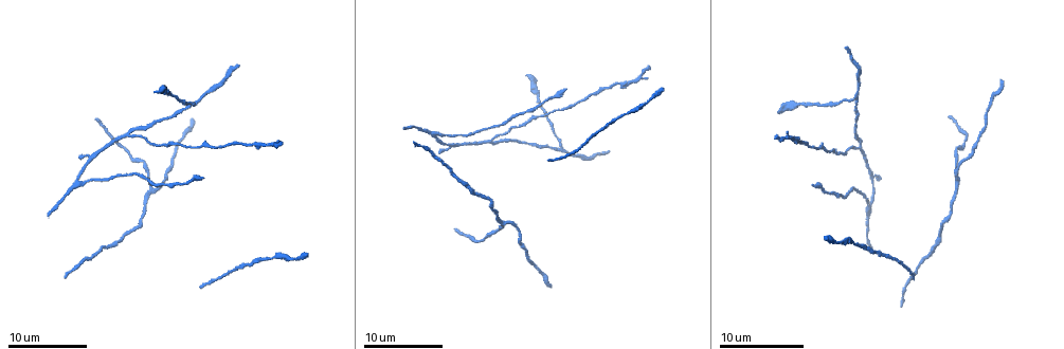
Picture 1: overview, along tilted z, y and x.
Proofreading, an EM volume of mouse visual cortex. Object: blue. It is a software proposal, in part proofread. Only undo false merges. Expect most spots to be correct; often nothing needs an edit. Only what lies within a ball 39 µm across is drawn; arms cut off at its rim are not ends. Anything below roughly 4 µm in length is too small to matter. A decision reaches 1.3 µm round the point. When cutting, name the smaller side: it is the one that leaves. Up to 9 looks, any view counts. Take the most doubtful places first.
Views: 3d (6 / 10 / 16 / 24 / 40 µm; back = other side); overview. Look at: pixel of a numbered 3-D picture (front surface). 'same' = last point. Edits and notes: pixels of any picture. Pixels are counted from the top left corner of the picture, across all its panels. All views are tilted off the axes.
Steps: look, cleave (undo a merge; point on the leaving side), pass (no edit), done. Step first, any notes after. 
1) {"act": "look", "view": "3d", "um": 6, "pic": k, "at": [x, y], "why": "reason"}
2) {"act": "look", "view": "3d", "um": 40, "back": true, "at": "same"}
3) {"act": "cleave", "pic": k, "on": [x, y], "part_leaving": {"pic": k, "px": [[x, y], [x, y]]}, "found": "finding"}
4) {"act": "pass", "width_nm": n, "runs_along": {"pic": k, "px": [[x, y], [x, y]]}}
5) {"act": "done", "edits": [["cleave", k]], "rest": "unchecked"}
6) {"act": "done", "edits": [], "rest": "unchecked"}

{"act": "look", "view": "3d", "um": 6, "pic": 1, "at": [955, 176], "why": "three arms meet"}

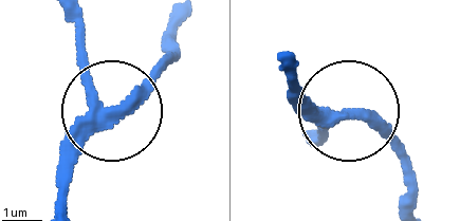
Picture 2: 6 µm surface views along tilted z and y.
{"act": "pass", "runs_along": {"pic": 2, "px": [[57, 204], [72, 139], [102, 105], [78, 23]]}, "found": "one neuron here"}

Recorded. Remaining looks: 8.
{"act": "look", "view": "3d", "um": 10, "pic": 1, "at": [82, 184], "why": "branch point"}

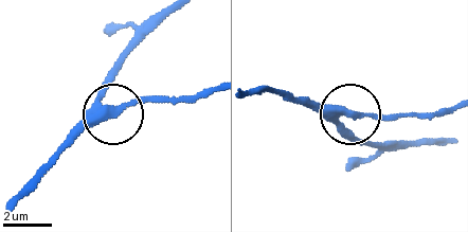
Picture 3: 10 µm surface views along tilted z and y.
{"act": "look", "view": "3d", "um": 6, "pic": 3, "at": [107, 110]}

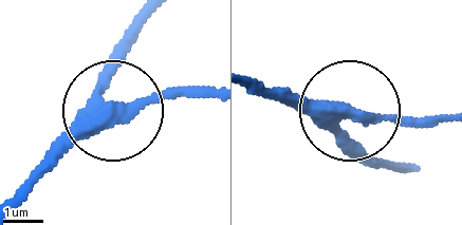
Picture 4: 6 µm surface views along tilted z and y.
{"act": "pass", "found": "one neuron here"}

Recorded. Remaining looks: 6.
{"act": "look", "view": "3d", "um": 6, "pic": 1, "at": [492, 143], "why": "branch point"}

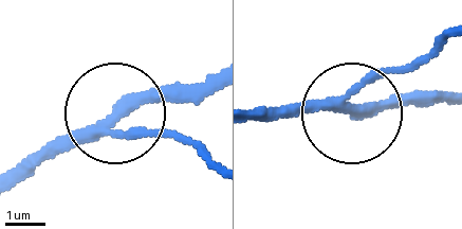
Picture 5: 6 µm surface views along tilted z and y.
{"act": "look", "view": "3d", "um": 6, "back": true, "pic": 5, "at": [347, 108]}

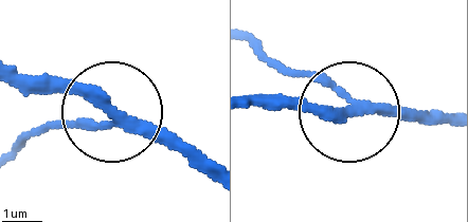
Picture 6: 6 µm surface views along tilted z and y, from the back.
{"act": "cleave", "pic": 6, "on": [82, 118], "side_arm_um": 22, "part_leaving": {"pic": 6, "px": [[124, 125], [50, 124], [11, 148]]}, "found": "a second neuron is stuck on"}

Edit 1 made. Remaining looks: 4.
{"act": "look", "view": "3d", "um": 16, "pic": 1, "at": [853, 96], "why": "three arms meet"}

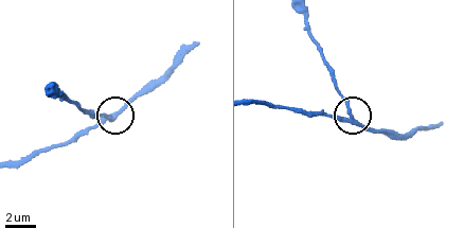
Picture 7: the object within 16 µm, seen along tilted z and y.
{"act": "cleave", "pic": 7, "on": [103, 114], "part_leaving": {"pic": 7, "px": [[352, 118], [306, 16]]}, "found": "a second neuron is stuck on"}

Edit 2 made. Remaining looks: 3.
{"act": "done", "edits": [["cleave", 6], ["cleave", 7]], "rest": "unchecked"}

